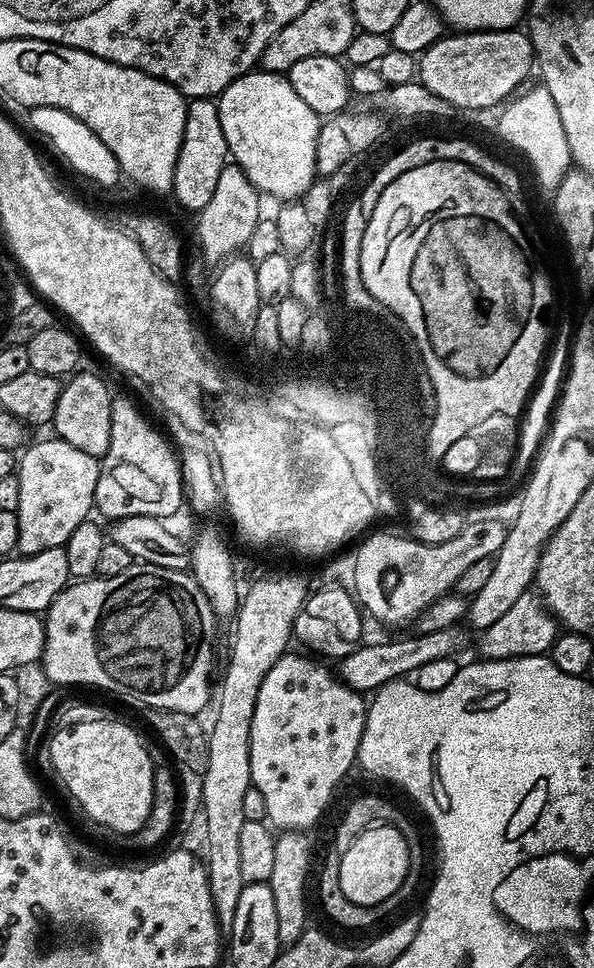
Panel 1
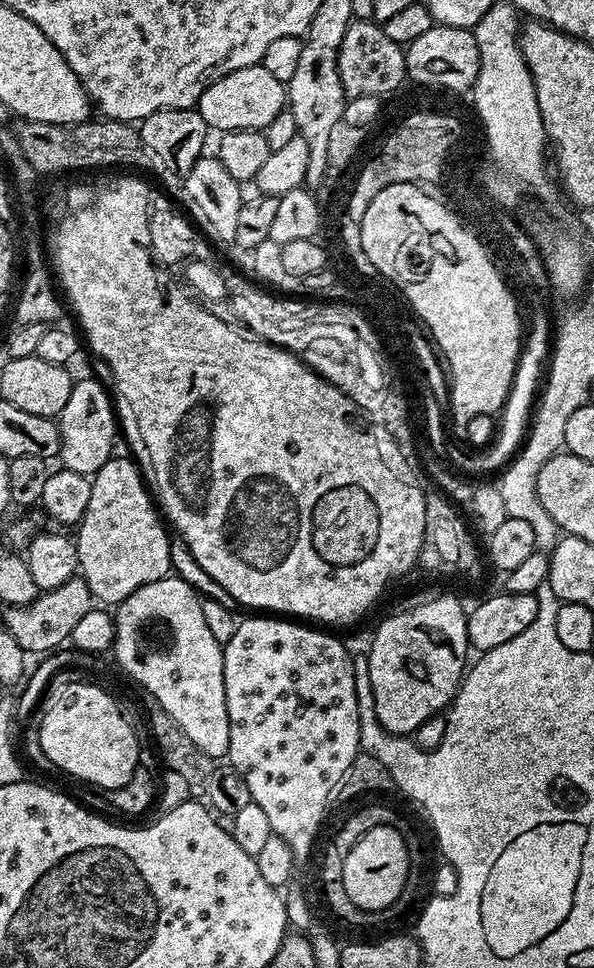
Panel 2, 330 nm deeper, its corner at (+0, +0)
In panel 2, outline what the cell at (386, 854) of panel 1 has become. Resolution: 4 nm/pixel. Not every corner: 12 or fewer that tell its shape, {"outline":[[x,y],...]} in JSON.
{"outline":[[404,833],[362,834],[341,883],[362,911],[390,908],[407,886]]}

